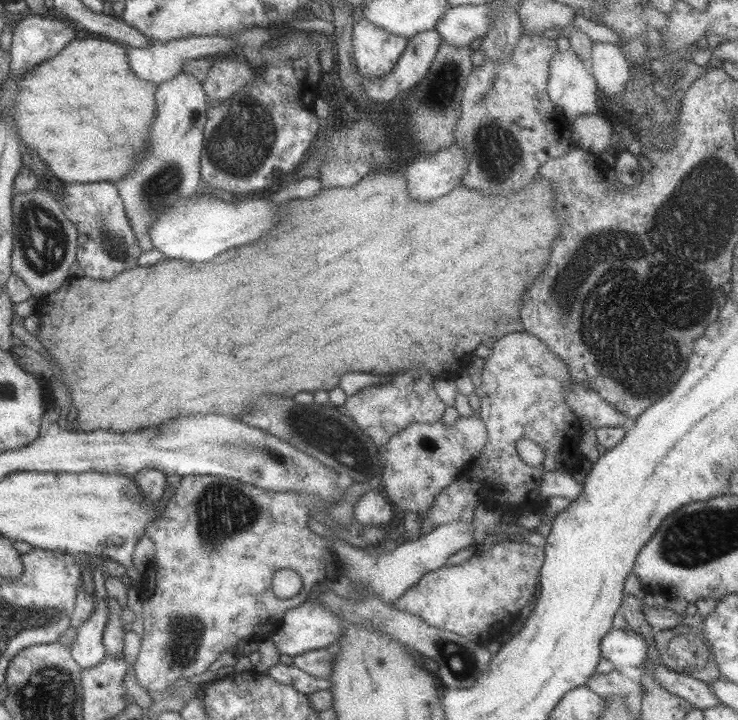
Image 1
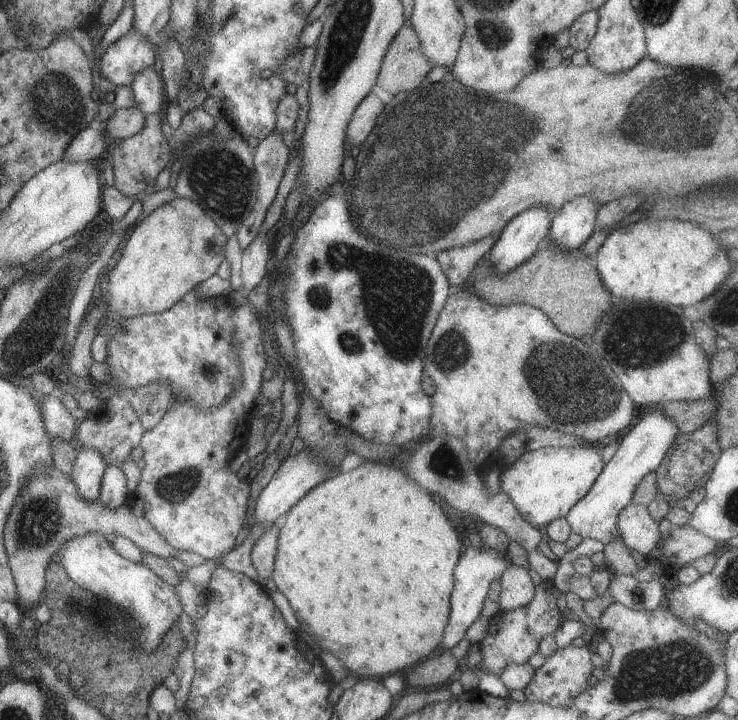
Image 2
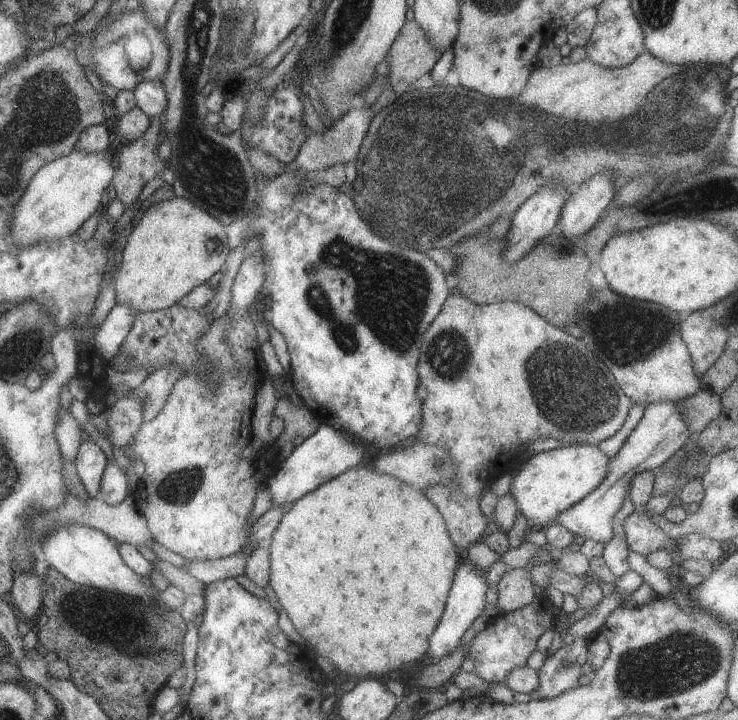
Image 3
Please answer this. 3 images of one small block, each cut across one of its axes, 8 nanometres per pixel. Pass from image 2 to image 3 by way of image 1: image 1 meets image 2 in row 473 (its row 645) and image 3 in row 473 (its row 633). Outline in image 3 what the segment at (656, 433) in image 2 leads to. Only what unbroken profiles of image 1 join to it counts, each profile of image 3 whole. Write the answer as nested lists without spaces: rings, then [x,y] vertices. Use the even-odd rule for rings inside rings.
[[[660,401],[643,406],[644,412],[641,420],[639,420],[637,426],[633,428],[631,434],[627,436],[627,439],[617,454],[610,458],[608,472],[605,478],[603,478],[603,481],[580,502],[563,510],[563,512],[553,521],[549,522],[549,524],[556,523],[557,525],[563,526],[574,536],[580,535],[586,540],[609,543],[609,540],[612,540],[613,536],[611,525],[612,517],[616,514],[616,511],[621,508],[623,500],[628,497],[628,485],[631,478],[637,474],[637,472],[658,470],[674,453],[677,453],[688,440],[692,438],[692,435],[687,429],[686,422],[682,422],[682,417],[676,402],[679,401]]]

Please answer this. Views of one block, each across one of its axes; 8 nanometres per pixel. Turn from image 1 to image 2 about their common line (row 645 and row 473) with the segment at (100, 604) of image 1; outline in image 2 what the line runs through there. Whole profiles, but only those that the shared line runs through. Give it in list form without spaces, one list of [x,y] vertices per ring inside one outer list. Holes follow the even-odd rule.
[[[77,448],[74,466],[69,474],[80,498],[85,501],[97,501],[100,483],[106,463],[93,449]]]

